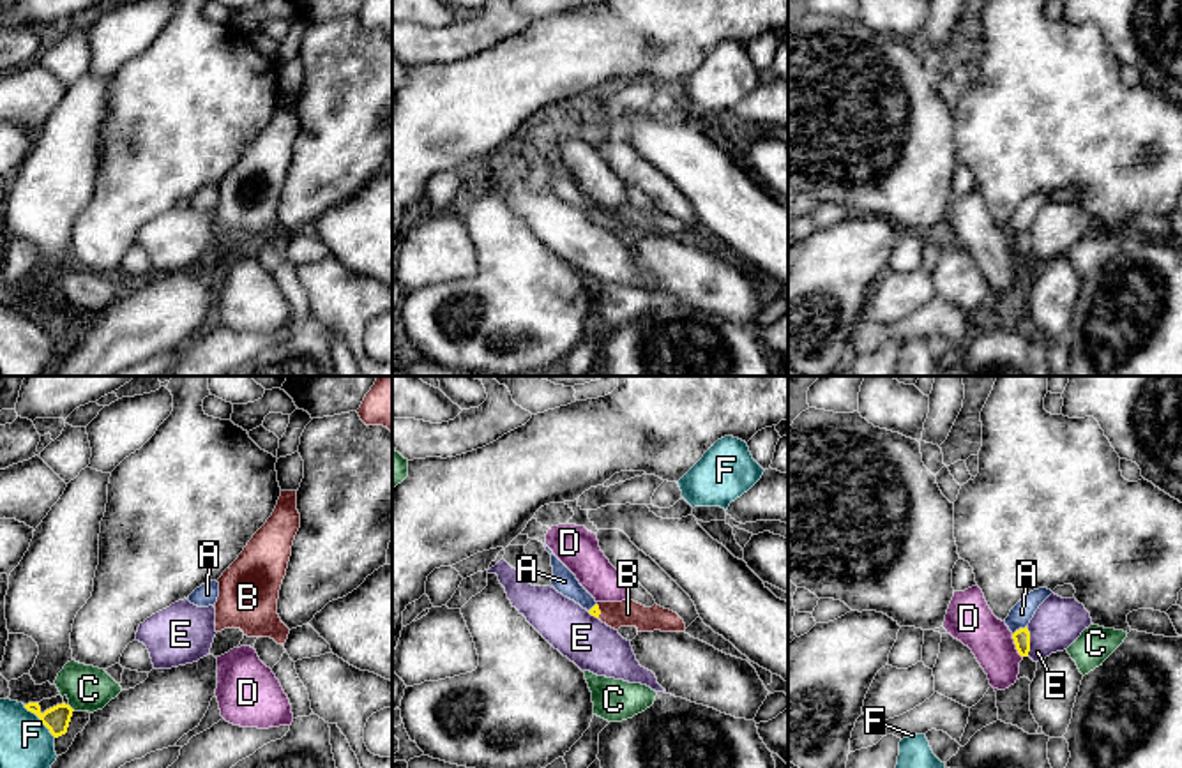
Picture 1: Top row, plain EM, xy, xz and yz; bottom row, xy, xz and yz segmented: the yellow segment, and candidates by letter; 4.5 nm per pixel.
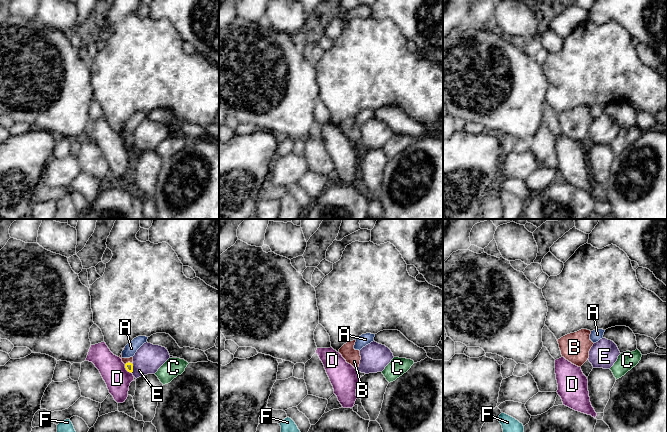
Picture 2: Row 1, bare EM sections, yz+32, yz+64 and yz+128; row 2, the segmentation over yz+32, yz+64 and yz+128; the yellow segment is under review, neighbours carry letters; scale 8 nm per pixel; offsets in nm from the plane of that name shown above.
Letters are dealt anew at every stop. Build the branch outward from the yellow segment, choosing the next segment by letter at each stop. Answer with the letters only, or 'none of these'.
B

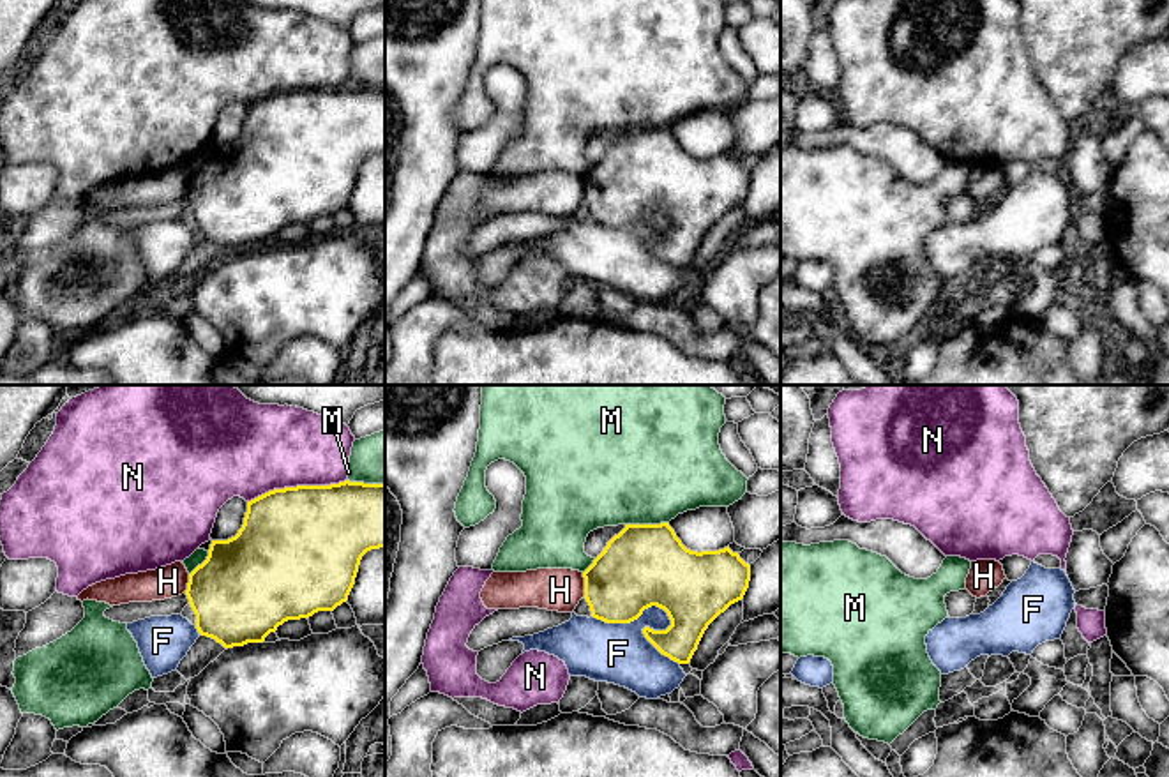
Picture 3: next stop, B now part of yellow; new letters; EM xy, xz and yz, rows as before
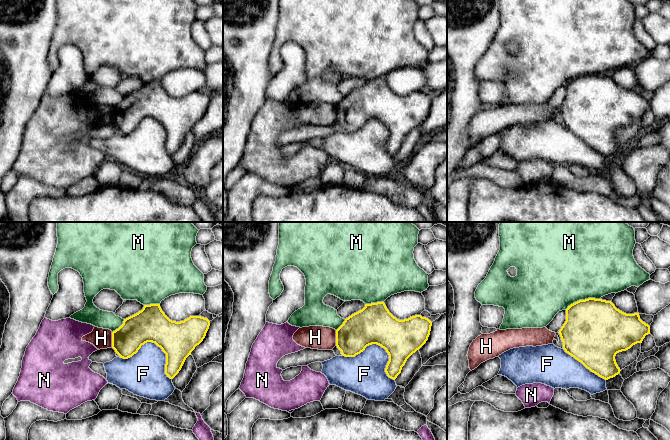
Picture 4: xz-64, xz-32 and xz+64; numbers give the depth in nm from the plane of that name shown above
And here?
none of these

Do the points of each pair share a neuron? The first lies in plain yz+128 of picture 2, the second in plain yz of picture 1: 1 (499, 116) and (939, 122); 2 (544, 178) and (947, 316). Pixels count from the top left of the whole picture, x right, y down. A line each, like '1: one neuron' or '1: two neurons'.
1: one neuron
2: one neuron

